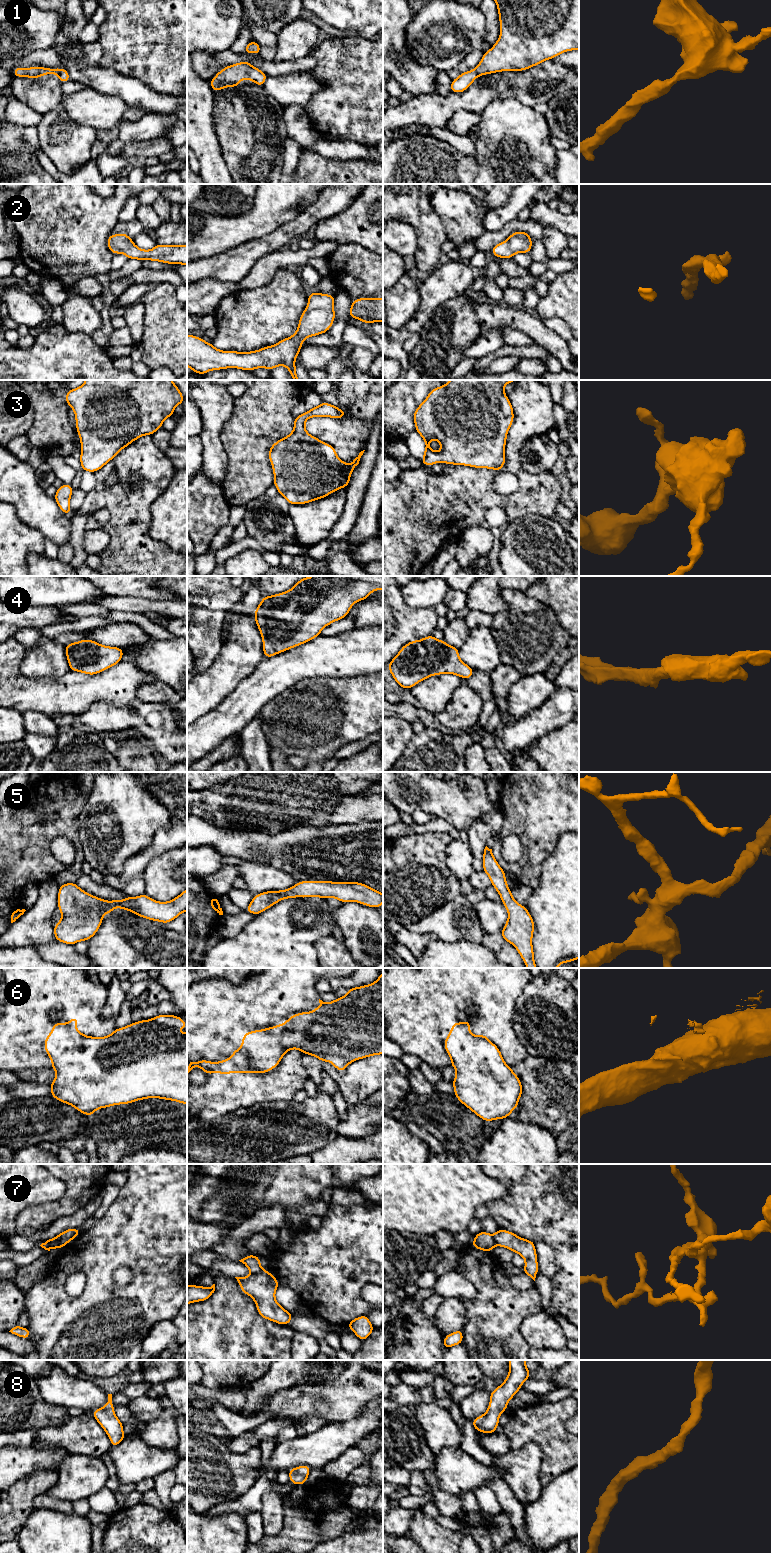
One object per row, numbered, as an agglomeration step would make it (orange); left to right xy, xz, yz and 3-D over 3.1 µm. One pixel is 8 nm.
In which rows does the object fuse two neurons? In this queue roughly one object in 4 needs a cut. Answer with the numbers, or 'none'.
6, 7

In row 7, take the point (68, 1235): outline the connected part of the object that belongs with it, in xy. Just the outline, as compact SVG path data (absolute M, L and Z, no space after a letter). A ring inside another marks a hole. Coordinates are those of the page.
M70 1228L70 1229L67 1229L67 1230L63 1231L63 1232L61 1232L56 1237L46 1240L45 1242L52 1241L54 1239L61 1239L64 1242L69 1243L75 1237L77 1237L80 1233L81 1233L81 1231L79 1230L79 1228Z

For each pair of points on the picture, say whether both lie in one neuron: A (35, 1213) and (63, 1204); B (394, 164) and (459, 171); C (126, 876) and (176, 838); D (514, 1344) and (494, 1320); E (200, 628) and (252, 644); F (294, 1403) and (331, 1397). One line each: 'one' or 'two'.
A: one
B: one
C: one
D: one
E: two
F: one

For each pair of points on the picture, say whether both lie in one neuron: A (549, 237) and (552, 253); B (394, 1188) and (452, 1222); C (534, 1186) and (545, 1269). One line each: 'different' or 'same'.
A: same
B: same
C: different

